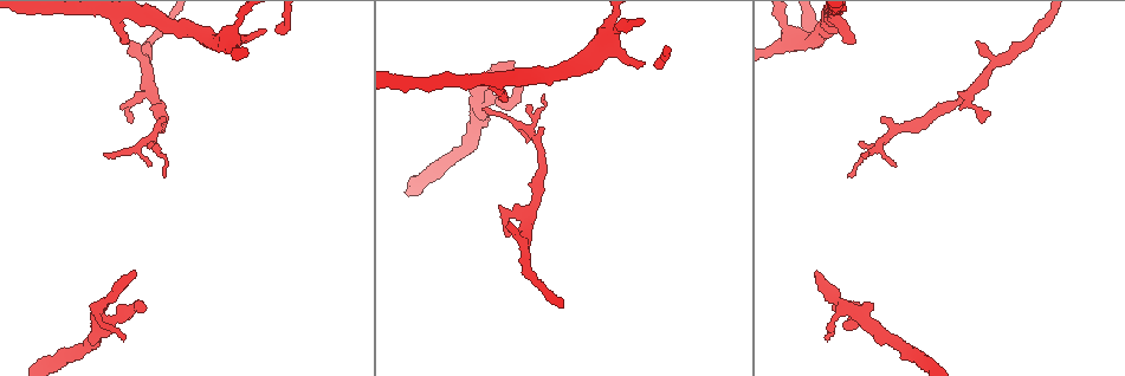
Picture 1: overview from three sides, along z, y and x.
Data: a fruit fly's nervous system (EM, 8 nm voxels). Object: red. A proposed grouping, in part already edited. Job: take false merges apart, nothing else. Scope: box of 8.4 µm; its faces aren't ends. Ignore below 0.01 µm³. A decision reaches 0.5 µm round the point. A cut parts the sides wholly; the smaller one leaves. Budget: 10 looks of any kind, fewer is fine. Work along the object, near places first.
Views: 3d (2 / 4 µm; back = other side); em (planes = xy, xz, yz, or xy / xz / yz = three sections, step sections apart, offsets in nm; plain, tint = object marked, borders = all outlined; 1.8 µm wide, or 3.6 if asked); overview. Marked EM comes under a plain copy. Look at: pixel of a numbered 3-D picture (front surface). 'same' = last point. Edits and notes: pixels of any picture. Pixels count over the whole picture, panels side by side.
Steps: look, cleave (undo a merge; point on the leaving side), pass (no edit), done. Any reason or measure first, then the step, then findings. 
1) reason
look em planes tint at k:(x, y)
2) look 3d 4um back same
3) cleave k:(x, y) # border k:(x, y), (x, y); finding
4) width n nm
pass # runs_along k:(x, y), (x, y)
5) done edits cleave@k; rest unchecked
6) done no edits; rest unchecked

four arms meet
look 3d 2um back at 1:(476, 107)

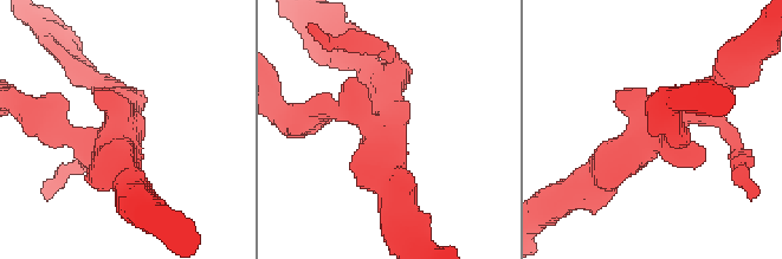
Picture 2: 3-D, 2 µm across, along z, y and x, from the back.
arms 4
look em yz step 16 tint at 2:(383, 137)

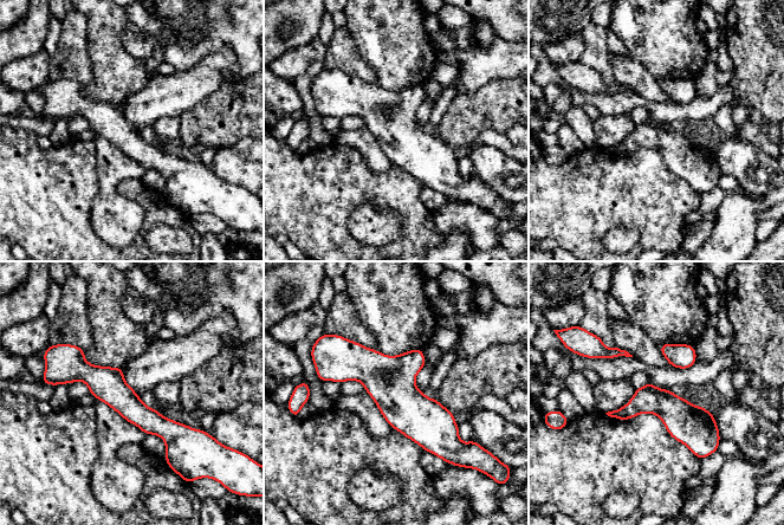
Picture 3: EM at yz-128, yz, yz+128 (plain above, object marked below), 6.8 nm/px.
pass # runs_along 3:(328, 376), (374, 373), (455, 432); one neuron here

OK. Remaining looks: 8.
look 3d 4um back at 1:(529, 134)

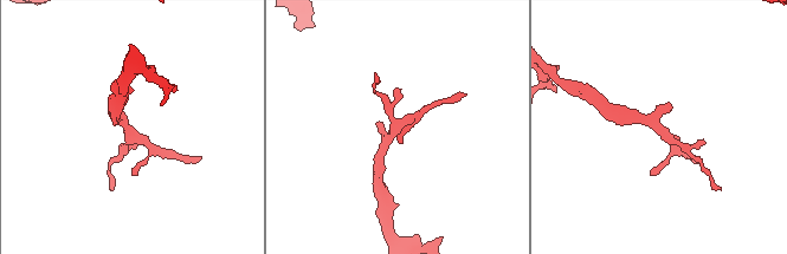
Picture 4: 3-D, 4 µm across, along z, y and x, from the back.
look em yz step 4 tint at 4:(397, 131)

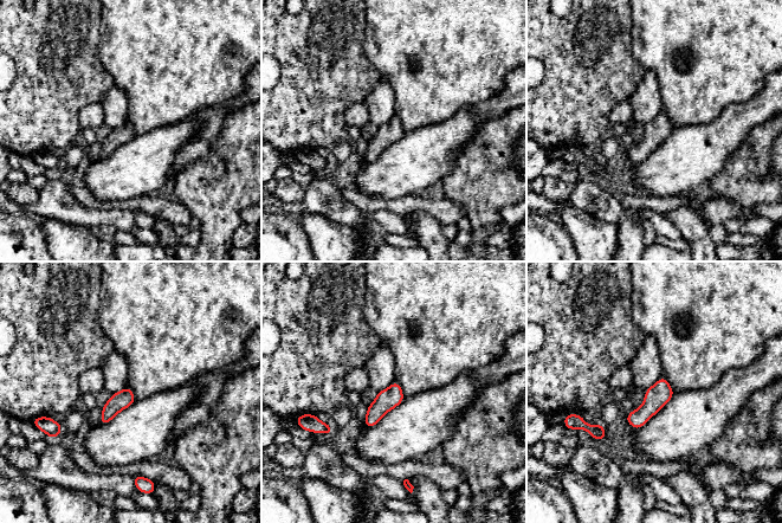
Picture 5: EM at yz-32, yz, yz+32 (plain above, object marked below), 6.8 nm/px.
pass # continuous, no second neuron

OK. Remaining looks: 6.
three arms meet
look em planes tint at 1:(155, 98)

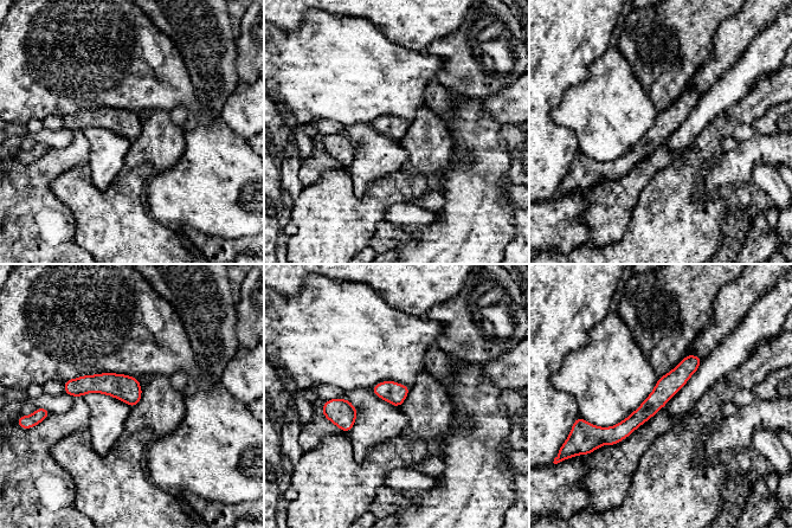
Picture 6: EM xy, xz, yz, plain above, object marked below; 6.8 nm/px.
pass # runs_along 6:(697, 360), (623, 430), (601, 433); all the same neuron

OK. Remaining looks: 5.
sharp bend
look em yz step 8 tint at 1:(836, 22)

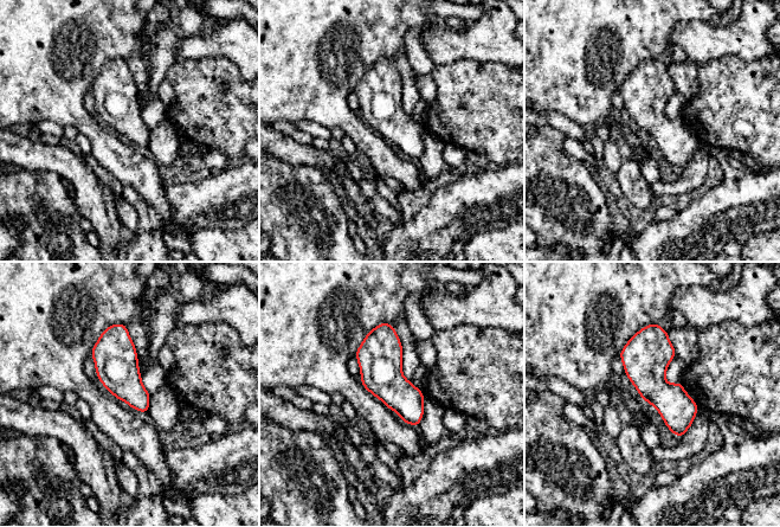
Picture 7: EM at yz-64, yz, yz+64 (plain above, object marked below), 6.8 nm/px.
pass # one neuron here

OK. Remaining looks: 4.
done no edits; rest unchecked

